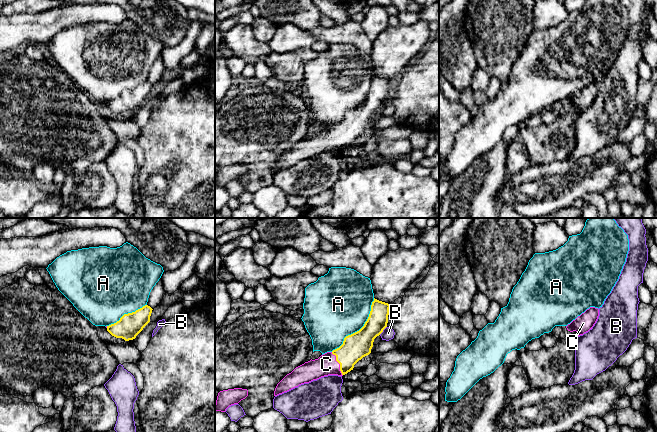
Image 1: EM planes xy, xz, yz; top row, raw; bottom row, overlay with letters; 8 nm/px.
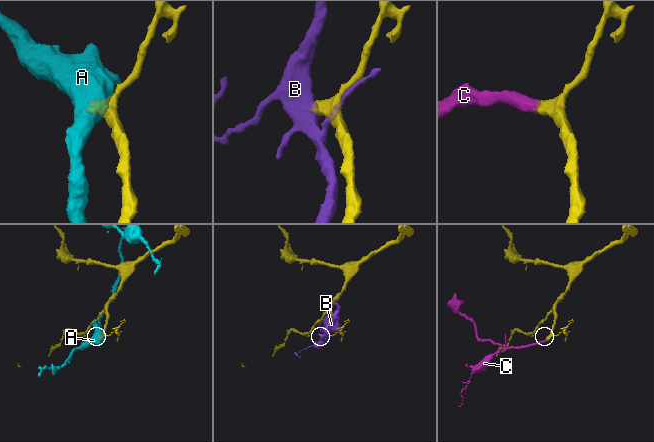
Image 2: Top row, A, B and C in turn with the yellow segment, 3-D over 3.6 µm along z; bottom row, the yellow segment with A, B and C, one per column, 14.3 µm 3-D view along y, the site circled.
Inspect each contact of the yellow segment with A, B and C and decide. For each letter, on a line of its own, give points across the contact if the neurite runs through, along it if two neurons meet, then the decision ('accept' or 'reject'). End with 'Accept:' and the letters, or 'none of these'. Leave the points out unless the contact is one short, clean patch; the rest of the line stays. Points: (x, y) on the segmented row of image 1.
A: reject
B: reject
C: way xz (356, 346), (339, 363), (326, 364); accept
Accept: C

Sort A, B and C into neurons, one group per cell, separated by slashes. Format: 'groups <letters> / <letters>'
groups A / B / C

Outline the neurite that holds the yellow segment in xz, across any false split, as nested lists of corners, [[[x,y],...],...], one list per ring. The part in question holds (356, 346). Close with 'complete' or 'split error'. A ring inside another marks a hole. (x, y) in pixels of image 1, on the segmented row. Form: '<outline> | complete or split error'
[[[374,298],[369,317],[359,331],[346,336],[339,348],[296,367],[277,384],[274,396],[324,376],[343,376],[353,370],[359,360],[371,353],[374,339],[387,327],[389,308],[390,304]]] | split error

